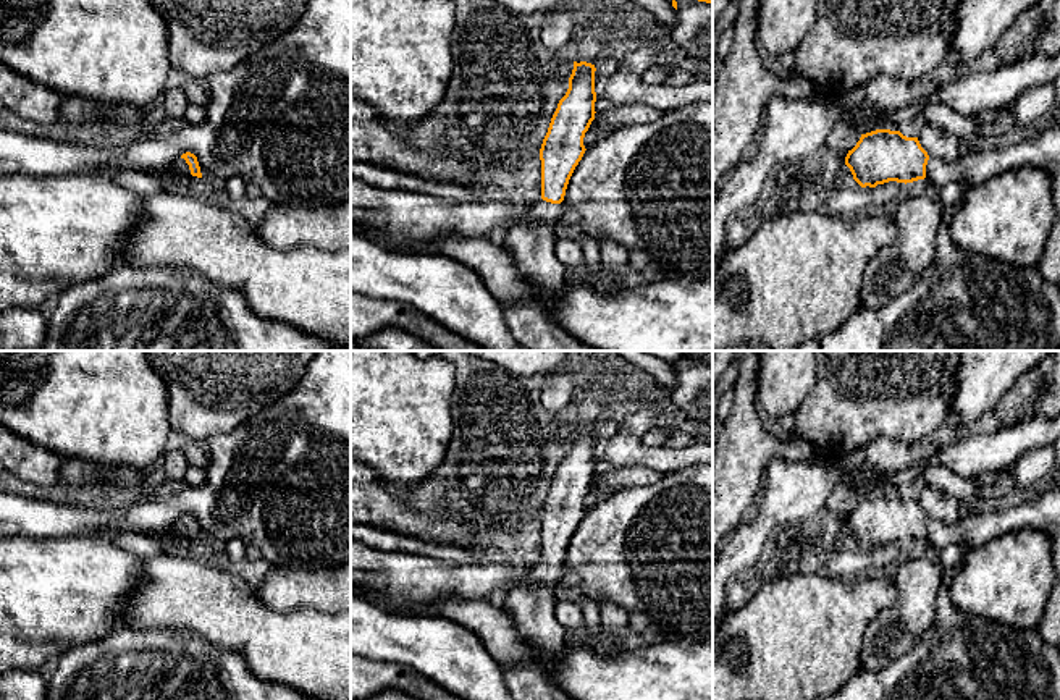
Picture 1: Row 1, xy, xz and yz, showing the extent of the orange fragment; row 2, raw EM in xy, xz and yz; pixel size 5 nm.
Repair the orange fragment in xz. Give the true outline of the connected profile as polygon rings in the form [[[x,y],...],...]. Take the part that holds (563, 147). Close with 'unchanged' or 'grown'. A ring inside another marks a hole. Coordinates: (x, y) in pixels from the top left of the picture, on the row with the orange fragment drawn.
[[[574,61],[569,89],[559,100],[540,149],[541,200],[503,241],[520,276],[532,286],[530,301],[506,304],[503,314],[512,338],[528,351],[599,351],[567,333],[551,304],[567,276],[556,257],[554,223],[561,217],[569,179],[585,154],[583,137],[595,120],[595,65]]]; grown

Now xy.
[[[191,152],[183,154],[175,162],[175,170],[186,183],[197,183],[202,178],[197,157]]]; grown

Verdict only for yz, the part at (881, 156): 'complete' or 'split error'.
split error

